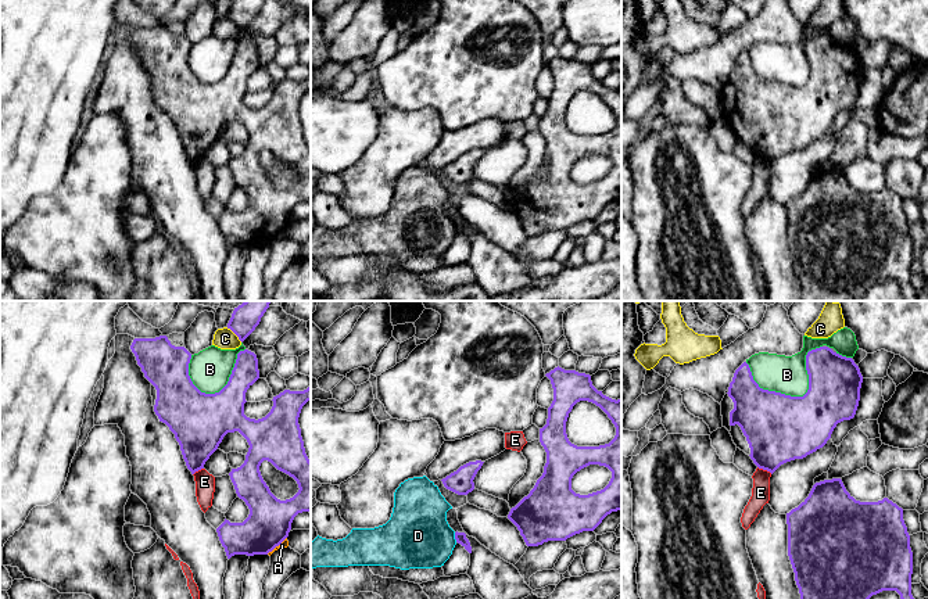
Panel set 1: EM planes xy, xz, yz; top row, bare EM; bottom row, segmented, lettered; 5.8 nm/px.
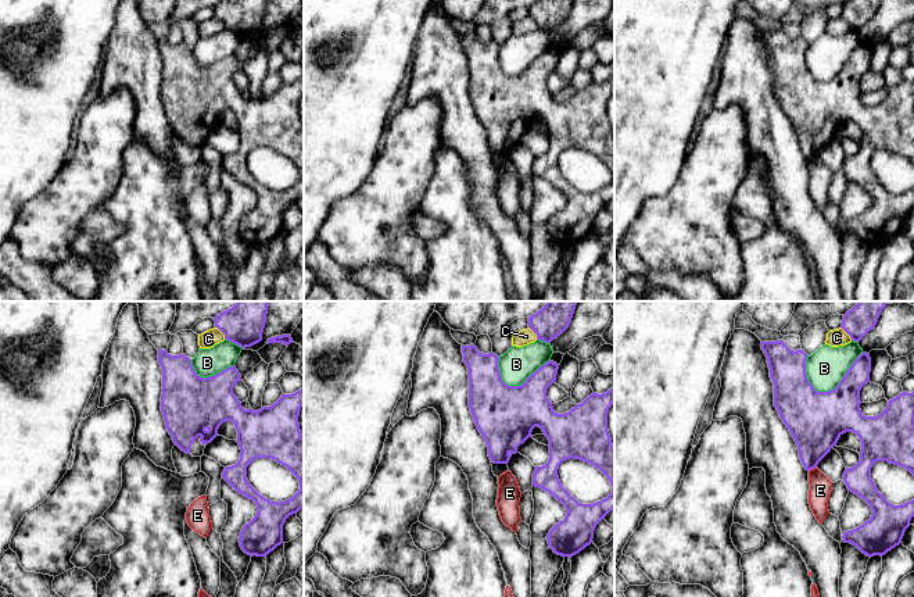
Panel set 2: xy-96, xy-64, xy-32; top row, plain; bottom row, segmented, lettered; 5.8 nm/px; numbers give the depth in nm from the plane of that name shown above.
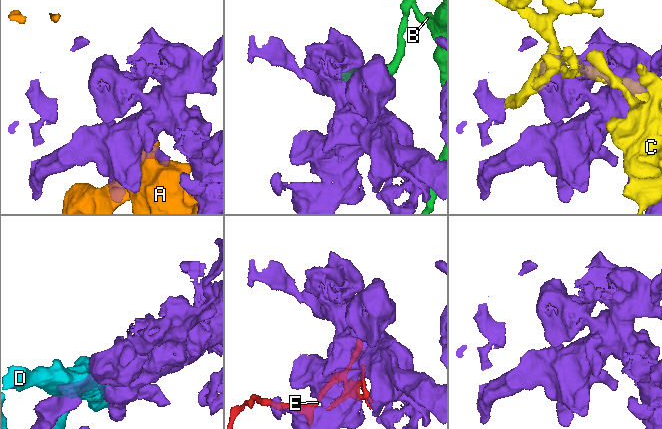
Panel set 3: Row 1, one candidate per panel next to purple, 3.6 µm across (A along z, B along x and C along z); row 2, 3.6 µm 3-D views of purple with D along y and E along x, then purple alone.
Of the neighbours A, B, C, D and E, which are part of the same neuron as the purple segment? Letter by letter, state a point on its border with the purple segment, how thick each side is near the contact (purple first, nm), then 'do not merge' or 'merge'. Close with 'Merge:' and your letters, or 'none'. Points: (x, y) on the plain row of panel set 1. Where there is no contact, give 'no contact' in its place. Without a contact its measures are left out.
A: xy (276, 235) | 260/50 nm | do not merge
B: yz (796, 86) | 400/220 nm | do not merge
C: xy (235, 22) | 150/120 nm | do not merge
D: xz (455, 226) | 70/380 nm | do not merge
E: yz (765, 158) | 400/110 nm | do not merge
Merge: none

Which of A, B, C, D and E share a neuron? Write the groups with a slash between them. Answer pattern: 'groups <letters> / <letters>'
groups A / B / C / D / E

